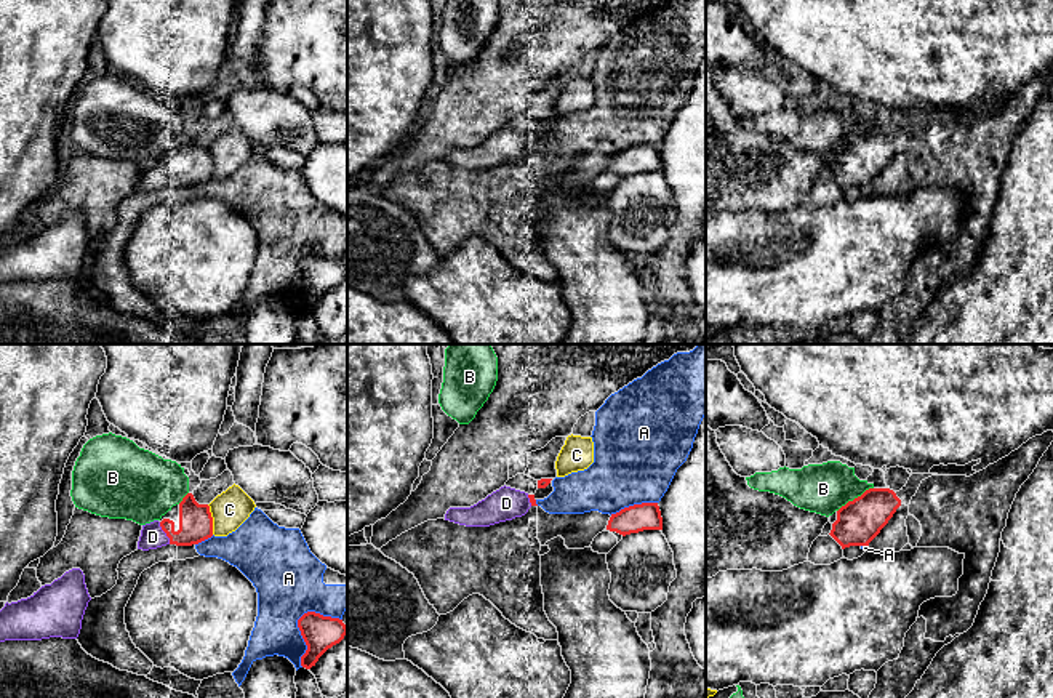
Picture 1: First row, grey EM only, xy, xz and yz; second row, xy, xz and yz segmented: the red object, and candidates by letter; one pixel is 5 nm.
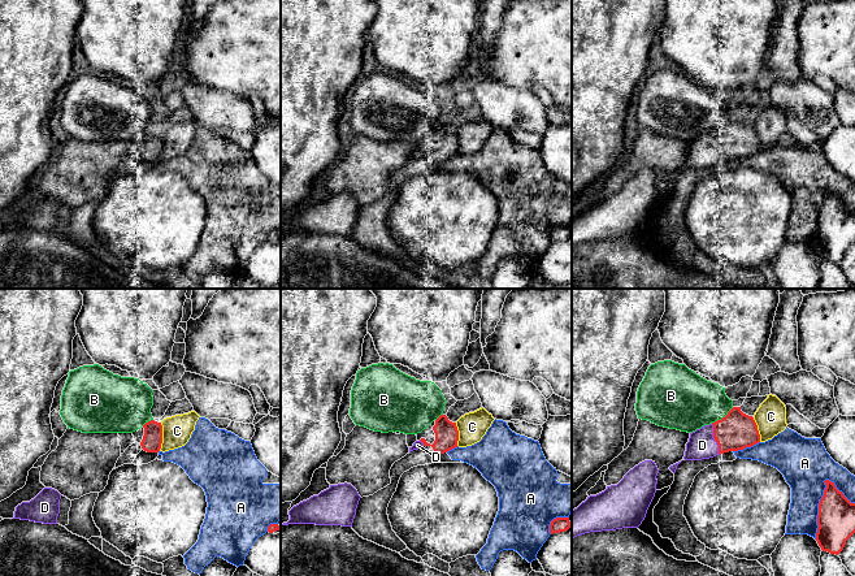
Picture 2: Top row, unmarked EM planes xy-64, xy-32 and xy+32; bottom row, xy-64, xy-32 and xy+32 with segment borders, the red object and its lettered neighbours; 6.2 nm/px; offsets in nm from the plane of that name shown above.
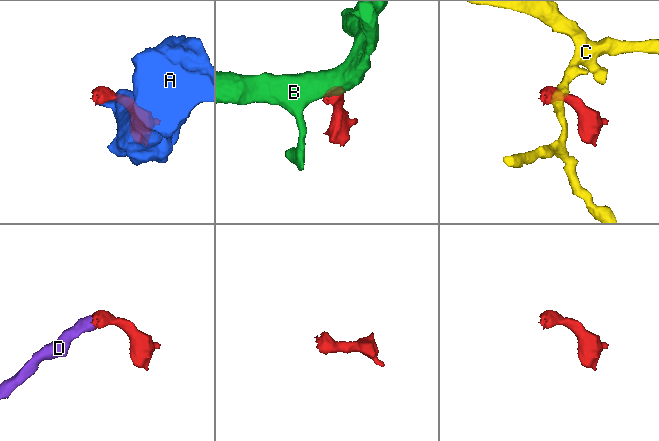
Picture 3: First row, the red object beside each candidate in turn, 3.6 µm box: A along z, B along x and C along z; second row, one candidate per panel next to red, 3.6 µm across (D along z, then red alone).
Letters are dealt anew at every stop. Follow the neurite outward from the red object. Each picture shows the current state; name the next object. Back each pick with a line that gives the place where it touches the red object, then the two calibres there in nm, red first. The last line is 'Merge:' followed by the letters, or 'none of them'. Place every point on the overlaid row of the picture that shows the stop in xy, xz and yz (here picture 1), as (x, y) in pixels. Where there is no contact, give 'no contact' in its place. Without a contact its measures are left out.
D: contact xy (165, 532); calibres 180 and 120 nm
Merge: D

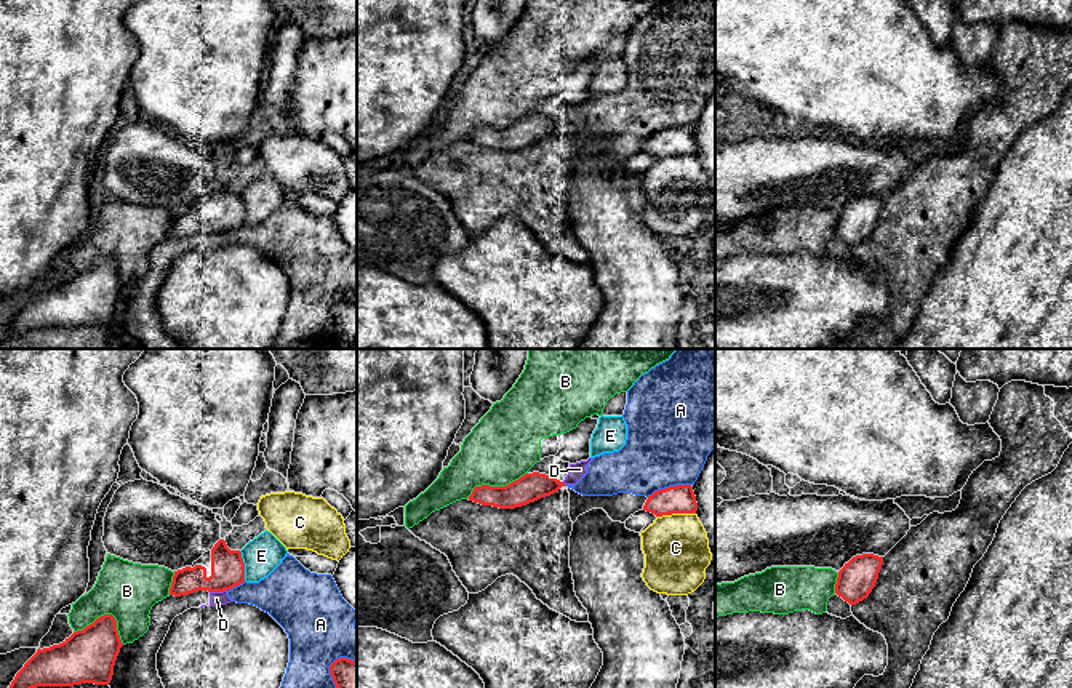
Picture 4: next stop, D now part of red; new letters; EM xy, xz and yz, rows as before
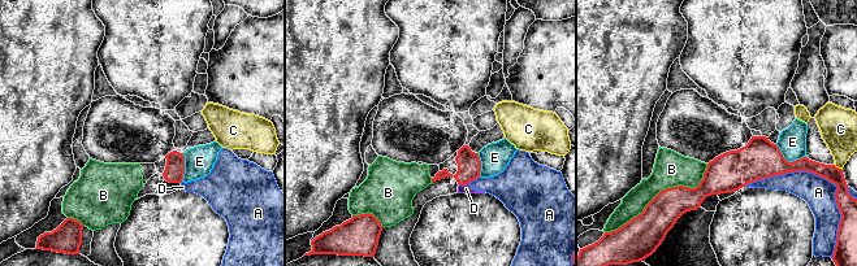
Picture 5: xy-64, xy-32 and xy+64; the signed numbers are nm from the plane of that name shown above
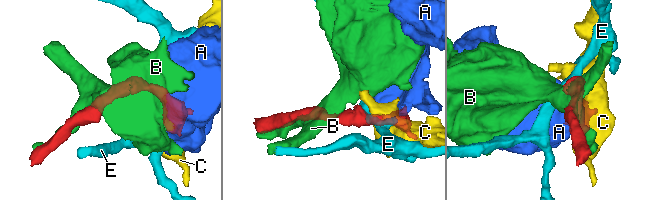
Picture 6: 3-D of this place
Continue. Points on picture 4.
Merge: none of them

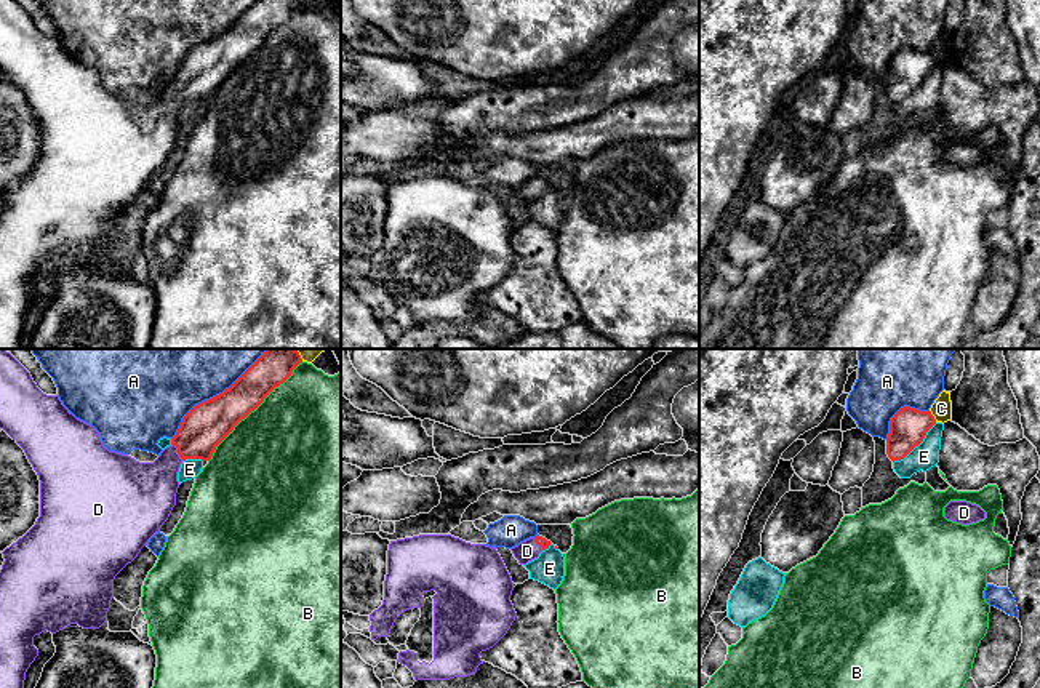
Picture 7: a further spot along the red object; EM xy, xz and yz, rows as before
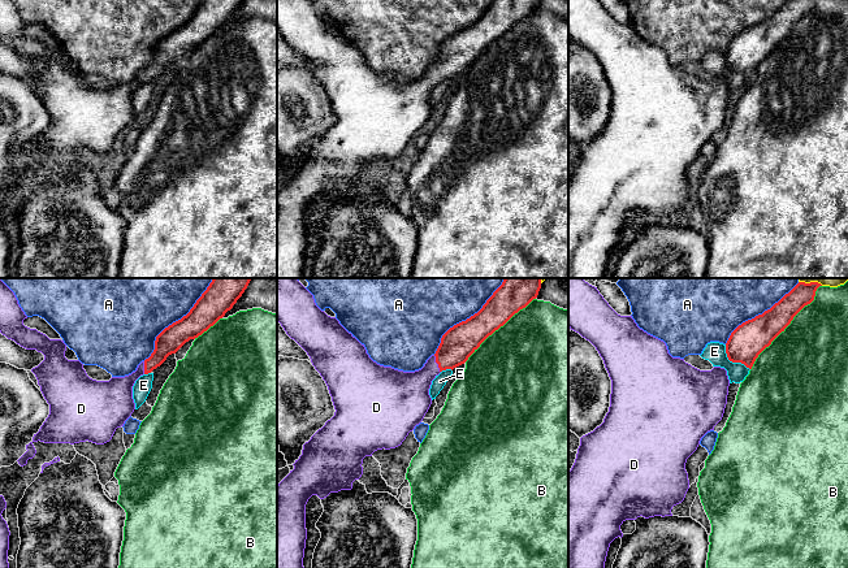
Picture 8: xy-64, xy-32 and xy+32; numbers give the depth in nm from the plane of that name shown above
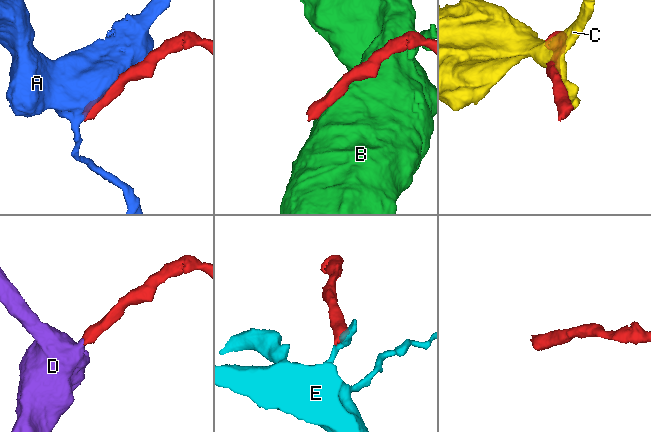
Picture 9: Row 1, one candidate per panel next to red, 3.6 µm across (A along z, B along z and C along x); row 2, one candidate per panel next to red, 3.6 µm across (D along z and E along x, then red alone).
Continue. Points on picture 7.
D: contact xy (178, 452); calibres 220 and 280 nm
Merge: D

